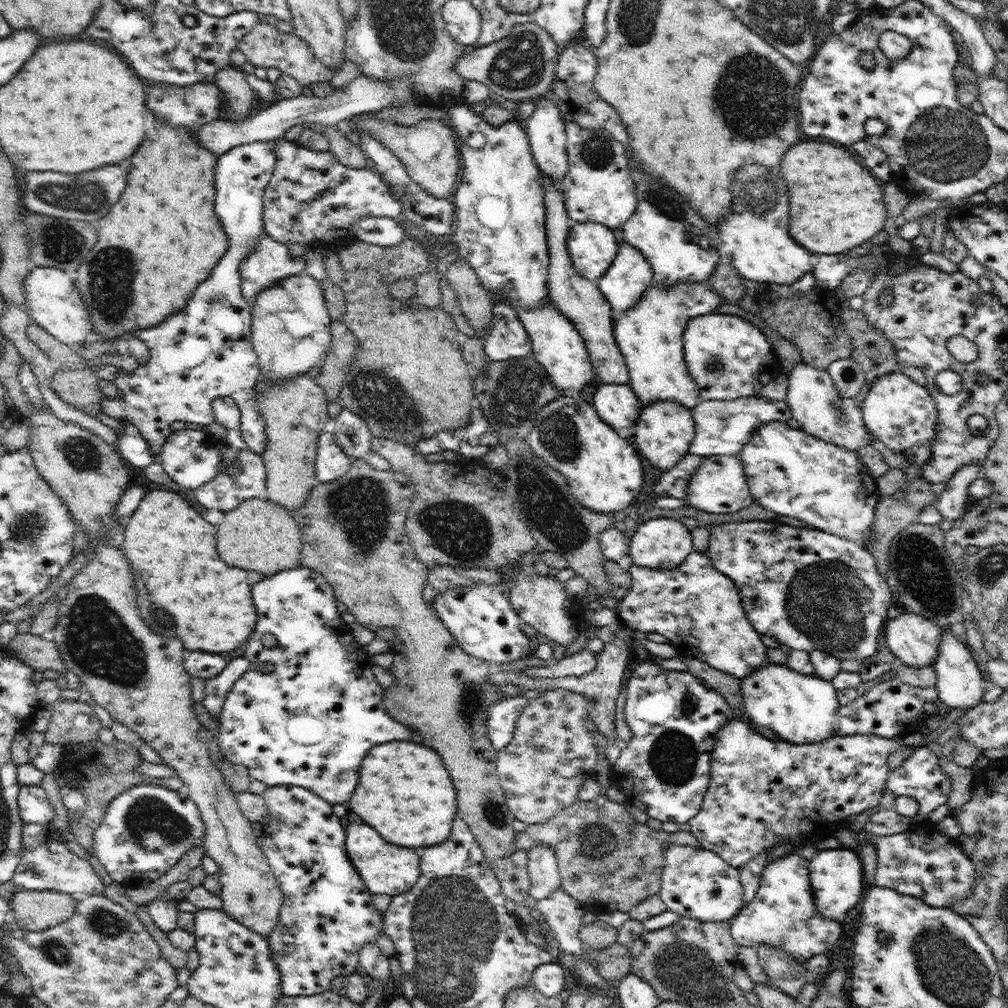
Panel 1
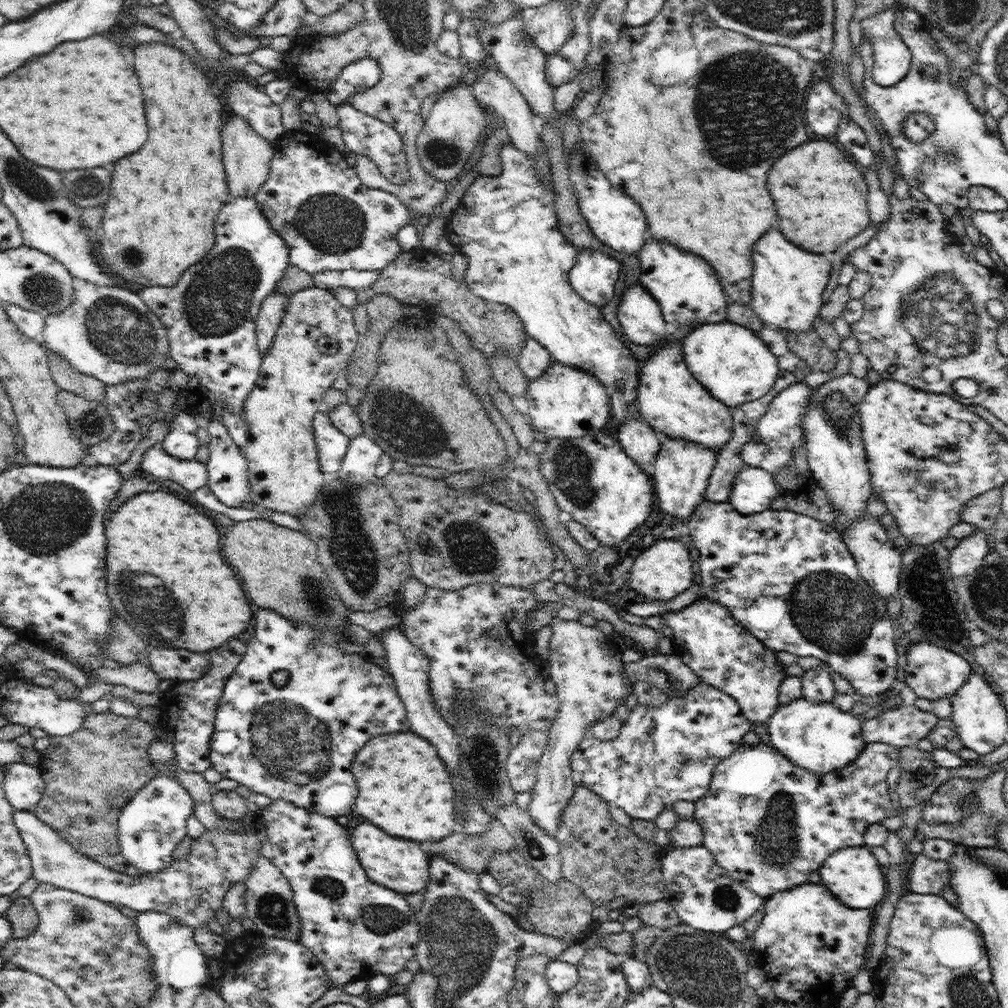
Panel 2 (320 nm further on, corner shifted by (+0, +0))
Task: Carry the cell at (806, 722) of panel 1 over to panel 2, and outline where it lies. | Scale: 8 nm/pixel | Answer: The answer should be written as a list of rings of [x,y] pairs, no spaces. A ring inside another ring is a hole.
[[[804,697],[790,704],[780,704],[768,721],[770,743],[796,766],[824,776],[833,770],[848,766],[860,756],[866,742],[862,736],[862,719],[849,712],[842,712],[833,702],[816,704]]]

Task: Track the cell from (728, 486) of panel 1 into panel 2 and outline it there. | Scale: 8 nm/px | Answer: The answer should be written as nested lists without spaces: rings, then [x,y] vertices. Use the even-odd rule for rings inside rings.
[[[745,466],[737,472],[728,501],[744,514],[764,512],[779,495],[779,486],[767,470]]]

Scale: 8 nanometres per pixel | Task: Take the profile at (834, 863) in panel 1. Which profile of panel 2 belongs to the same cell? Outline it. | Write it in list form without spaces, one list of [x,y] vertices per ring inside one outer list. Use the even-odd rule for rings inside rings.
[[[868,846],[846,847],[833,852],[820,868],[821,884],[841,903],[853,909],[869,909],[881,905],[890,892],[891,883],[875,854]]]

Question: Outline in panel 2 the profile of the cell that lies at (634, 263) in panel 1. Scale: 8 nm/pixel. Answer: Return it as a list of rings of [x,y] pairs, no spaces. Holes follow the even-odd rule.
[[[639,281],[623,292],[617,318],[625,337],[636,344],[658,344],[665,338],[666,321],[660,305]]]

